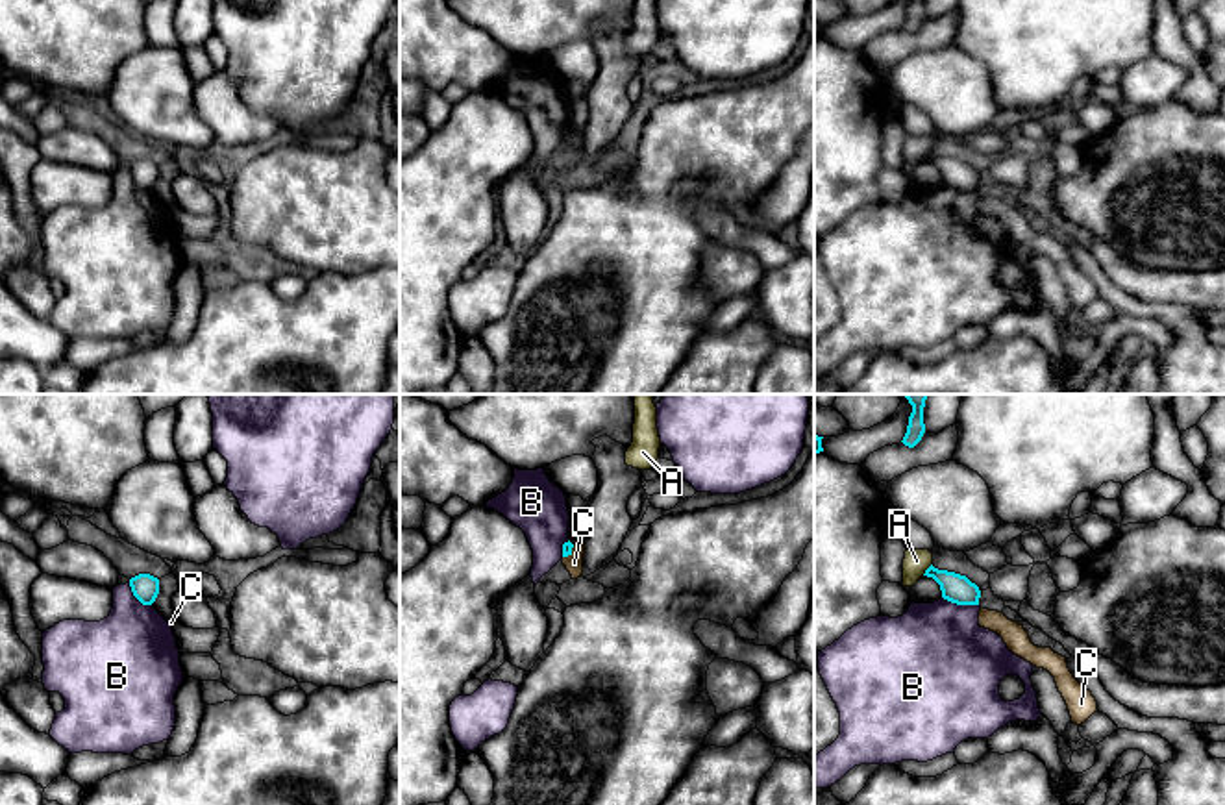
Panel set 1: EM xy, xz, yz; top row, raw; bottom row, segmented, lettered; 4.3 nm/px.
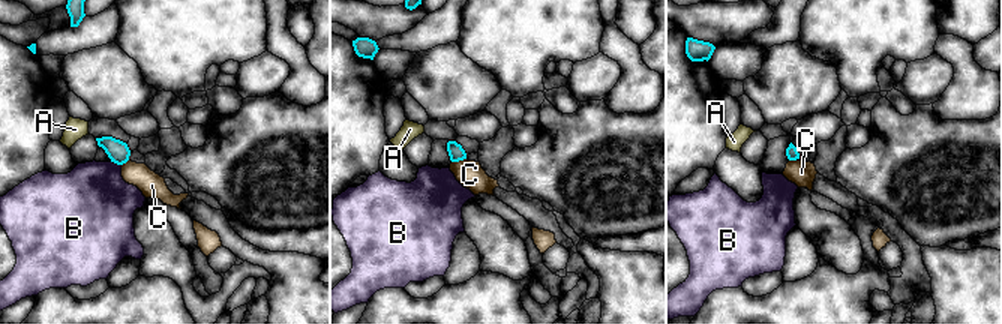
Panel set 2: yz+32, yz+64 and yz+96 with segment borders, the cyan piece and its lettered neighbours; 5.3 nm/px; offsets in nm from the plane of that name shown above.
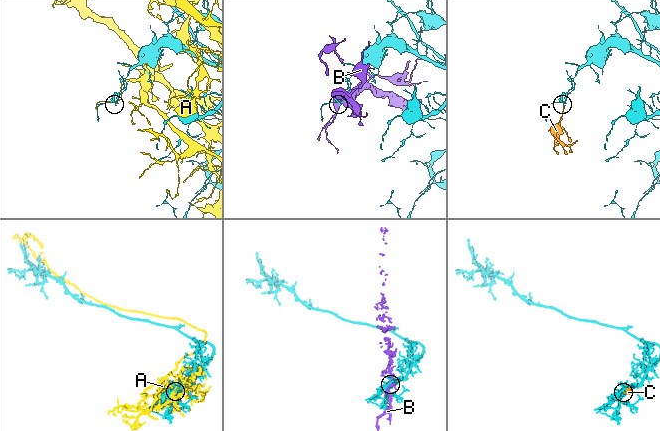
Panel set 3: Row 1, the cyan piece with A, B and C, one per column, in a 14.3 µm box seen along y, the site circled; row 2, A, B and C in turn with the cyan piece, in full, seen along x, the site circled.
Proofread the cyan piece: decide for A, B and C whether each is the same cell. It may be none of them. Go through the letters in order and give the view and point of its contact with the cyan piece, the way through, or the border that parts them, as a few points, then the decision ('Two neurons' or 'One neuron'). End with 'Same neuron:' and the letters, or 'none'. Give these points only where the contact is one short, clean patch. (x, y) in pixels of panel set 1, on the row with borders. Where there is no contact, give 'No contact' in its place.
A: Touches cyan at yz (928, 569). Two neurons
B: Touches cyan at yz (961, 604). Two neurons
C: Touches cyan at xz (570, 552). Boundary: xz (574, 544), (563, 557). Two neurons
Same neuron: none

